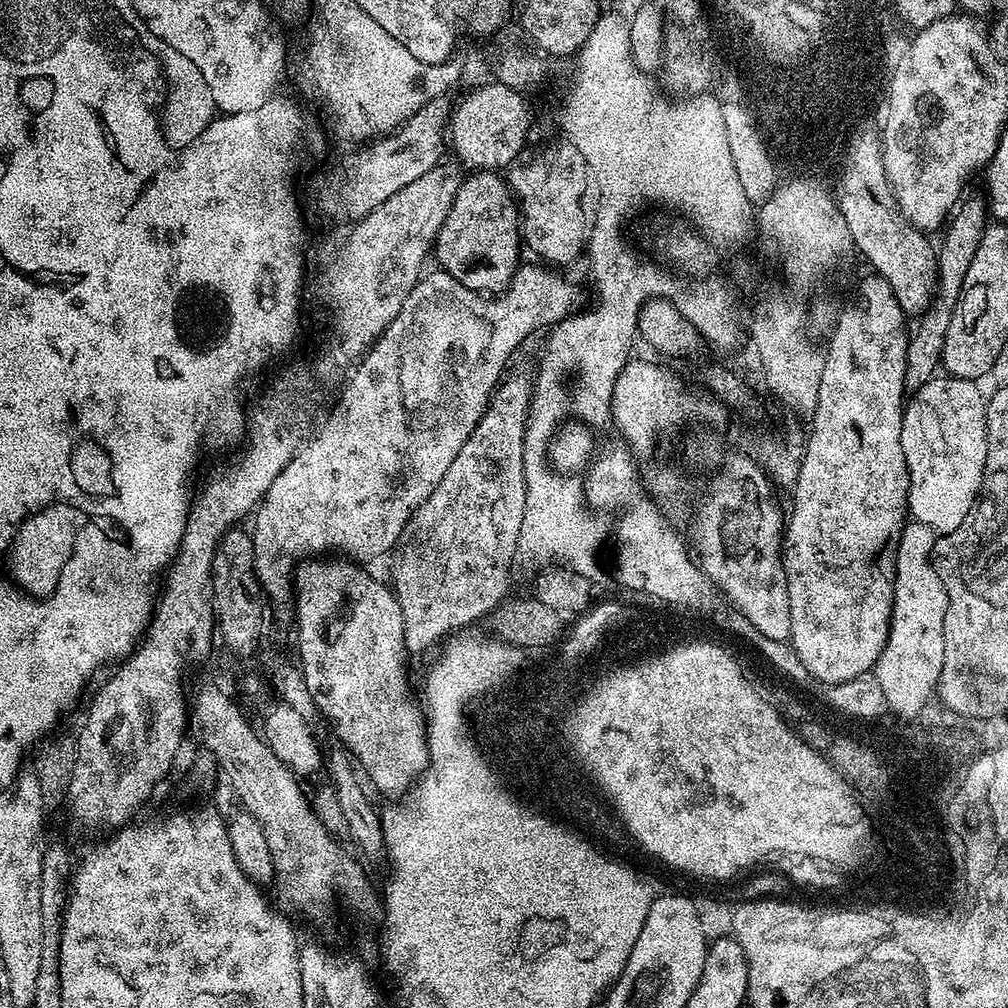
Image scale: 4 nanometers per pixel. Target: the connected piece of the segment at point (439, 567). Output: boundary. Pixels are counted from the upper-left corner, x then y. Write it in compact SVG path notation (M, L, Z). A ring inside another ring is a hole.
M519 374L516 380L508 380L508 384L500 388L500 396L492 400L492 412L484 416L484 424L480 424L480 432L472 436L472 444L460 452L460 460L452 464L452 472L444 476L440 492L426 498L408 519L398 548L400 561L392 572L391 583L404 619L404 643L413 653L430 647L435 640L436 643L443 641L447 628L471 620L492 605L492 598L510 589L508 571L512 560L517 559L518 534L526 510L524 453L520 450L524 404L528 404L528 380Z

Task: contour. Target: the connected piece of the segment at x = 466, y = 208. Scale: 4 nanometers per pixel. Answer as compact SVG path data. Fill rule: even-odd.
M476 172L472 177L463 179L458 194L455 195L447 215L444 229L440 232L440 244L448 251L452 274L467 289L474 289L481 294L498 294L516 274L520 260L520 224L522 220L511 191L494 172Z

